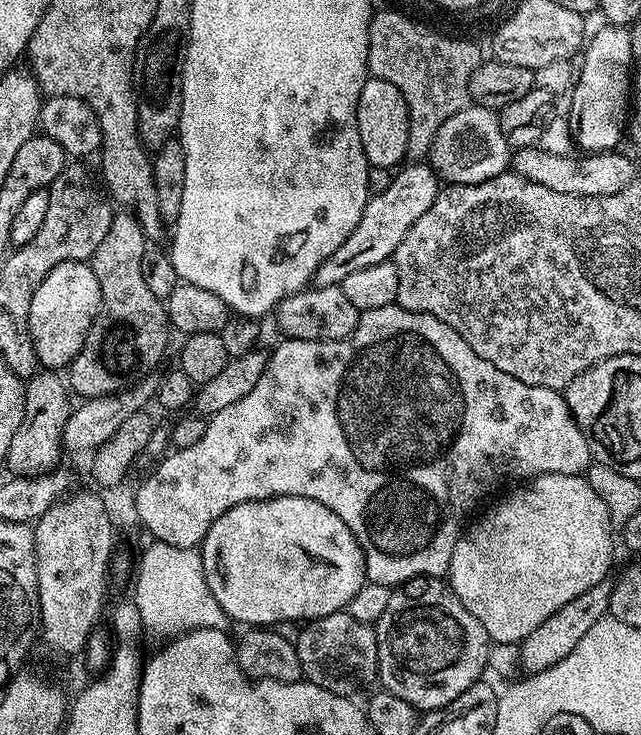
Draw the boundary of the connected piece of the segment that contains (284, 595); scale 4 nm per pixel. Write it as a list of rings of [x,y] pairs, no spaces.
[[[275,496],[234,506],[210,526],[198,551],[214,602],[222,606],[229,621],[237,620],[243,626],[275,626],[283,620],[307,622],[326,618],[326,614],[345,611],[350,598],[366,583],[364,551],[354,534],[350,534],[350,526],[334,510],[326,510],[322,502],[310,498]]]

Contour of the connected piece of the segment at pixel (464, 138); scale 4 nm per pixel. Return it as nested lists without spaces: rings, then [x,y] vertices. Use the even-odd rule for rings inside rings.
[[[469,104],[439,127],[428,162],[439,179],[449,185],[478,185],[507,171],[511,165],[511,153],[497,111]]]

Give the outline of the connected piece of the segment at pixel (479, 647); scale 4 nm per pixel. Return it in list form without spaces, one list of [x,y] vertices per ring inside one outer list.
[[[419,576],[399,585],[393,591],[392,597],[390,598],[390,606],[386,606],[382,618],[374,627],[376,629],[376,637],[378,638],[378,662],[380,663],[378,680],[384,683],[381,684],[383,691],[394,694],[400,699],[405,699],[406,702],[412,704],[412,707],[421,713],[432,712],[436,708],[441,708],[450,702],[454,702],[454,698],[458,698],[458,694],[465,692],[471,684],[477,683],[483,677],[480,675],[486,672],[488,668],[490,641],[486,630],[482,626],[482,622],[478,622],[478,618],[474,618],[474,614],[470,614],[470,610],[466,610],[466,606],[462,606],[462,602],[457,598],[455,592],[452,591],[451,587],[443,579],[434,576]]]

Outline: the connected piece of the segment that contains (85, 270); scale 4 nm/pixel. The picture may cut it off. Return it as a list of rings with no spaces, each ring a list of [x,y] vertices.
[[[82,260],[62,262],[42,278],[42,286],[34,290],[34,298],[30,302],[28,321],[37,361],[45,369],[64,370],[69,367],[86,342],[101,302],[102,290],[91,263]]]

